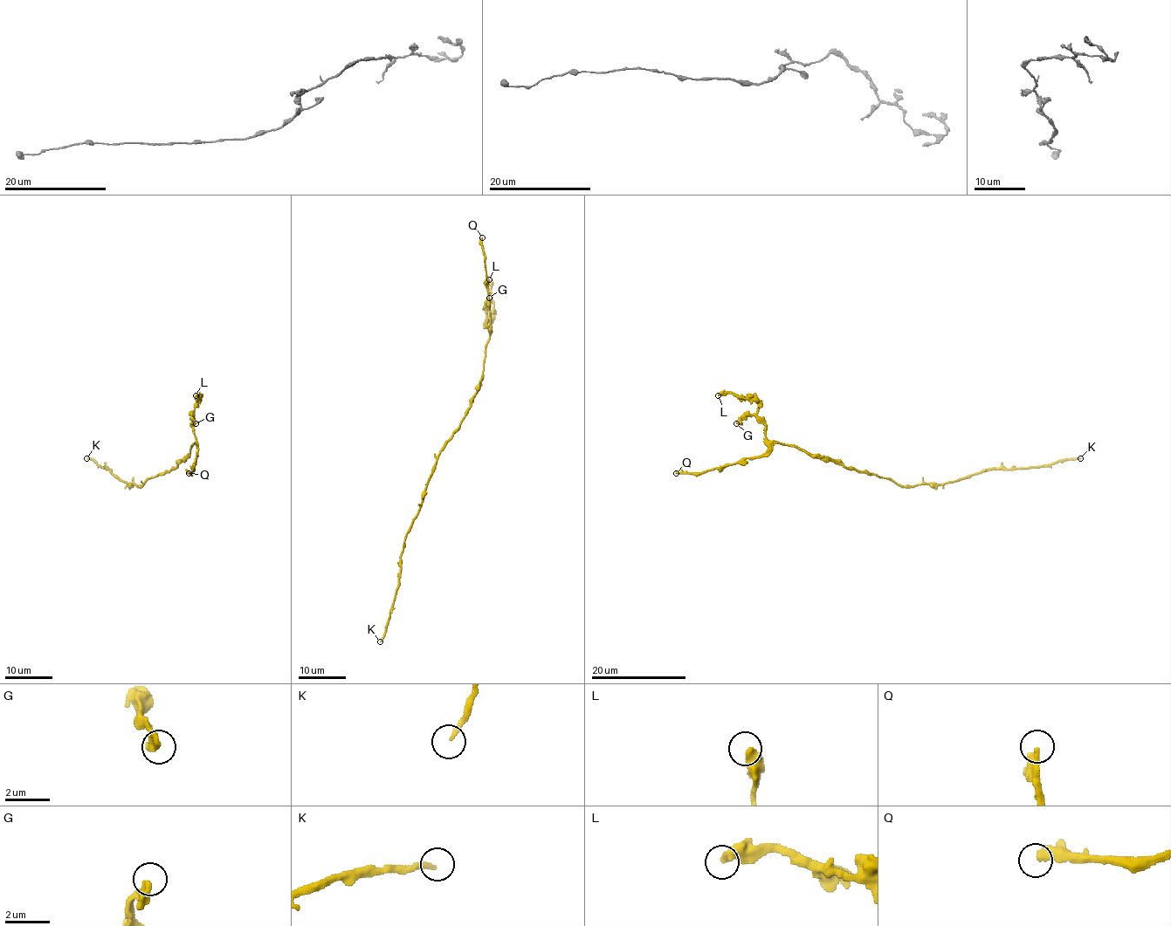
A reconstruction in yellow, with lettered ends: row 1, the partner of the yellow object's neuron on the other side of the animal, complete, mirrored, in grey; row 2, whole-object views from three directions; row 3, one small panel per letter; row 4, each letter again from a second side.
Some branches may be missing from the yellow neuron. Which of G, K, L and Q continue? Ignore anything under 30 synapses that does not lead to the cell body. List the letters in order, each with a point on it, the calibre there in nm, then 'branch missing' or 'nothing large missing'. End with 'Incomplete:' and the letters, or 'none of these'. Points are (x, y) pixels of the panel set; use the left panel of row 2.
G: place (196, 423); calibre 320 nm; nothing large missing
K: place (86, 458); calibre 200 nm; nothing large missing
L: place (196, 395); calibre 440 nm; nothing large missing
Q: place (189, 473); calibre 400 nm; branch missing
Incomplete: Q

